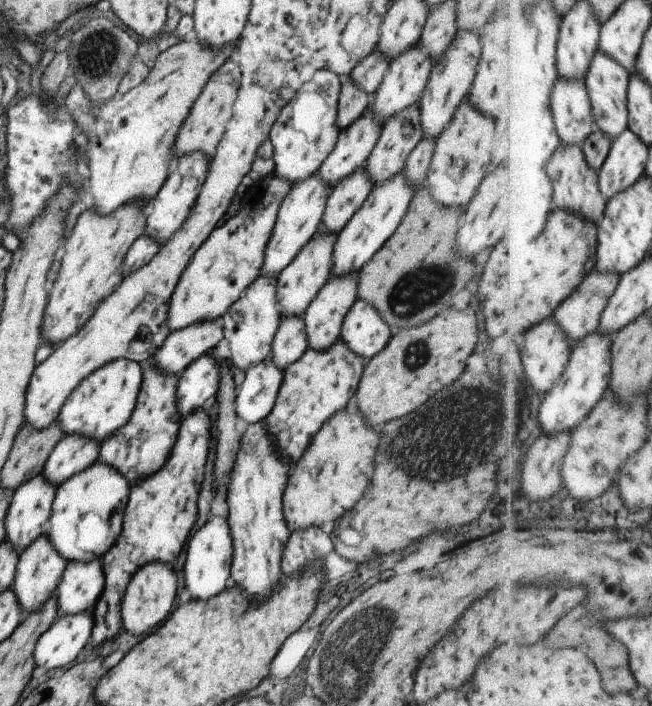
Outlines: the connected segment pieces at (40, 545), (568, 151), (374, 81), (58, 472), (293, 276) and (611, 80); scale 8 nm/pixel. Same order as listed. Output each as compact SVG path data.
M39 535L31 544L18 552L18 561L11 588L24 614L38 609L49 595L53 595L65 565L66 560L53 548L45 535Z
M563 143L548 160L546 169L554 182L555 207L569 209L595 222L605 214L610 199L602 193L600 189L600 172L589 164L582 145Z
M373 49L350 70L349 78L369 96L372 96L390 62L391 60L381 51Z
M82 434L63 435L49 453L41 474L56 488L77 470L97 461L99 443Z
M316 232L281 269L276 276L276 302L279 303L280 318L289 315L301 316L317 291L325 284L332 267L332 252L336 241L335 233Z
M599 52L586 74L586 83L592 96L593 112L600 126L613 140L630 128L628 90L632 73L609 53Z

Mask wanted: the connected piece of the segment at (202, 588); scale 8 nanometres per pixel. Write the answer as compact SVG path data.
M209 514L208 519L187 542L183 565L185 599L189 600L189 596L211 598L227 586L227 582L230 582L232 550L232 538L227 519Z

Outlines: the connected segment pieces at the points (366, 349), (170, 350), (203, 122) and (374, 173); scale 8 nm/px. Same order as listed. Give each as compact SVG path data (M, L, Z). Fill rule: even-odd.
M357 299L344 316L339 339L349 350L368 361L384 348L392 335L376 308L367 301Z
M219 319L196 322L171 331L151 358L162 373L179 376L190 362L213 350L223 337Z
M231 58L227 59L209 78L201 90L200 95L195 99L184 123L178 130L173 150L175 159L181 155L193 151L201 151L208 158L213 156L217 143L223 136L225 125L232 115L232 104L236 97L236 90L240 85L240 70L238 64Z
M416 101L404 109L398 110L393 116L390 116L382 125L379 138L371 149L369 156L364 162L363 168L372 180L372 186L383 182L391 176L396 175L402 170L402 166L407 156L416 146L418 140L422 138L420 125L420 106Z

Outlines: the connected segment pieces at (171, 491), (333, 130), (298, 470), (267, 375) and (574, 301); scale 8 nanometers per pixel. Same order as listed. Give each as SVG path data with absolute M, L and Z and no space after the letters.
M208 407L199 408L181 418L171 454L165 464L152 475L135 481L128 490L128 499L123 511L122 527L113 546L102 554L104 585L91 611L93 626L90 634L94 644L115 638L122 626L120 602L125 587L134 572L145 563L167 564L187 540L189 530L195 524L195 500L199 492L199 482L203 478L205 456L209 448L209 427L213 424L207 413Z
M327 68L316 70L281 109L268 136L273 150L273 175L287 179L290 186L317 172L338 139L336 123L339 76Z
M345 407L333 413L313 435L309 448L289 469L283 491L282 513L289 532L316 526L339 518L363 494L373 474L373 454L379 444L379 434L367 424L359 412L347 412Z
M270 358L249 365L235 387L236 416L248 424L265 419L273 408L282 376L283 370L277 368Z
M593 269L585 276L573 294L560 304L560 307L555 311L554 318L560 324L562 331L569 335L571 343L575 344L588 334L598 330L604 310L608 307L617 287L620 286L621 279L622 275L618 272L601 272L599 269Z

